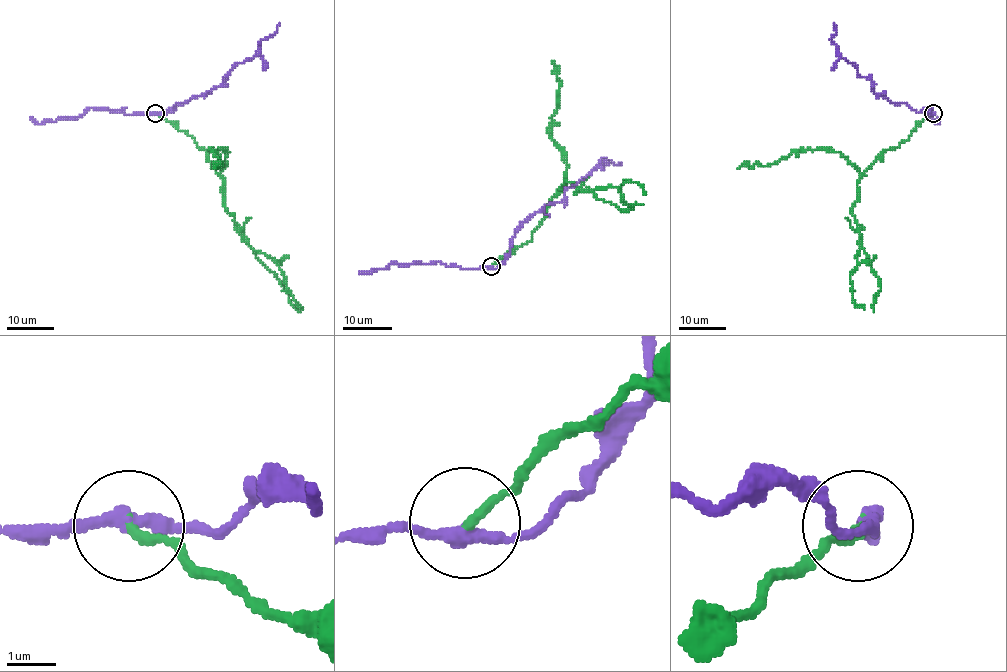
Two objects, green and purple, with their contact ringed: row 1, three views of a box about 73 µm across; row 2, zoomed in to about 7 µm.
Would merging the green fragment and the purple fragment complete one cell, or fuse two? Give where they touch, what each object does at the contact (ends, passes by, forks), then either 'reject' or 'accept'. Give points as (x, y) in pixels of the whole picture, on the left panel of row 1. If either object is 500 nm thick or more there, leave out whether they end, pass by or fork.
(155, 113) | green ends | purple passes by | reject

